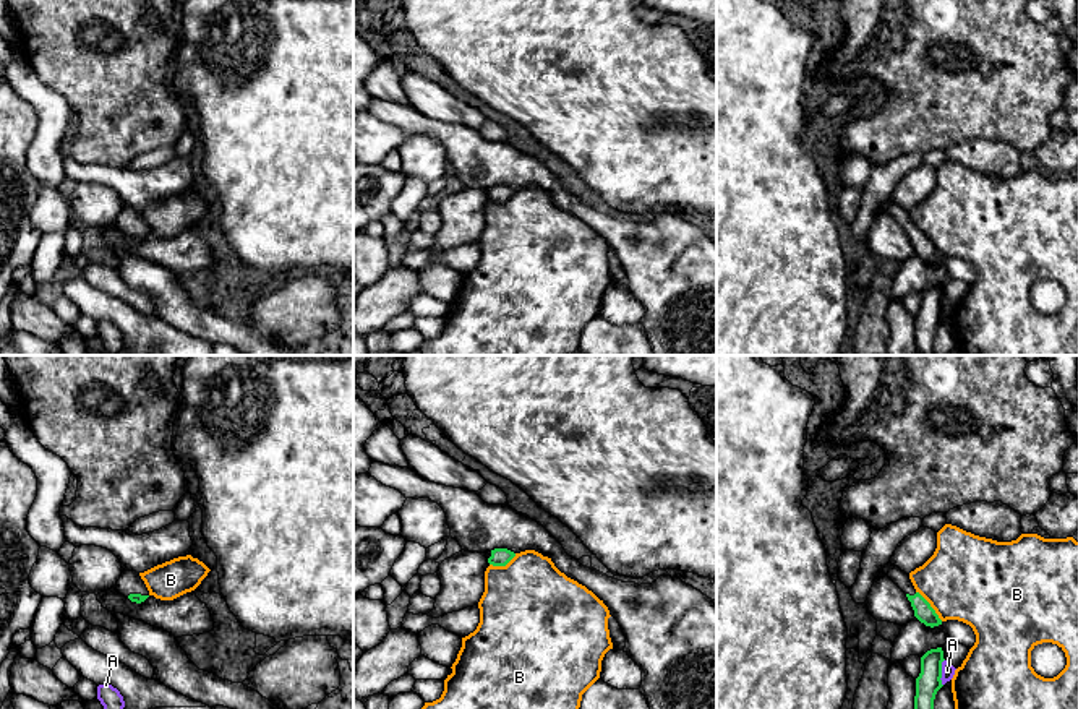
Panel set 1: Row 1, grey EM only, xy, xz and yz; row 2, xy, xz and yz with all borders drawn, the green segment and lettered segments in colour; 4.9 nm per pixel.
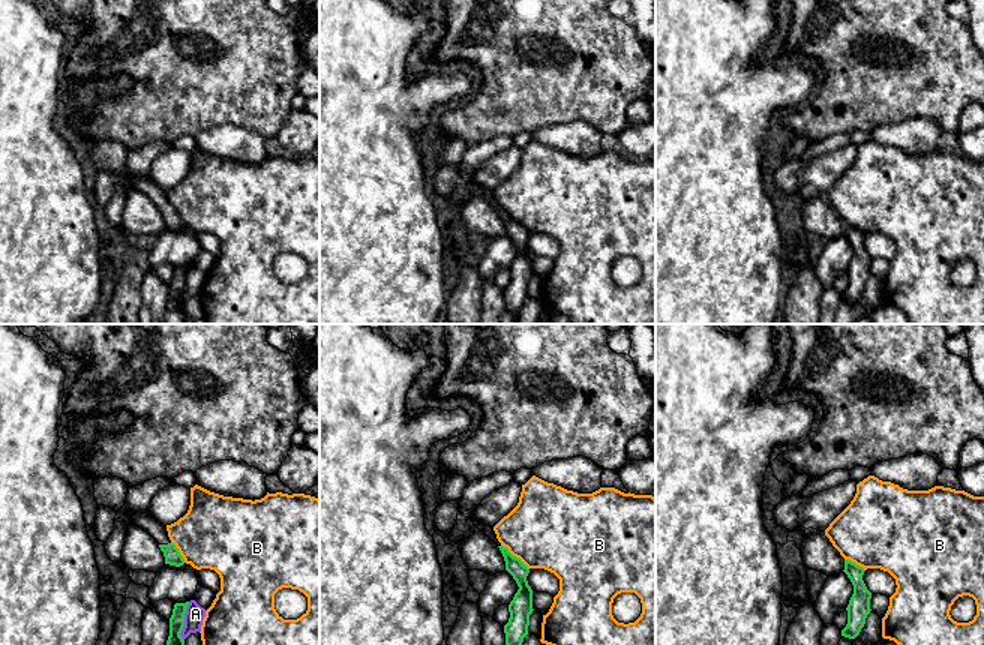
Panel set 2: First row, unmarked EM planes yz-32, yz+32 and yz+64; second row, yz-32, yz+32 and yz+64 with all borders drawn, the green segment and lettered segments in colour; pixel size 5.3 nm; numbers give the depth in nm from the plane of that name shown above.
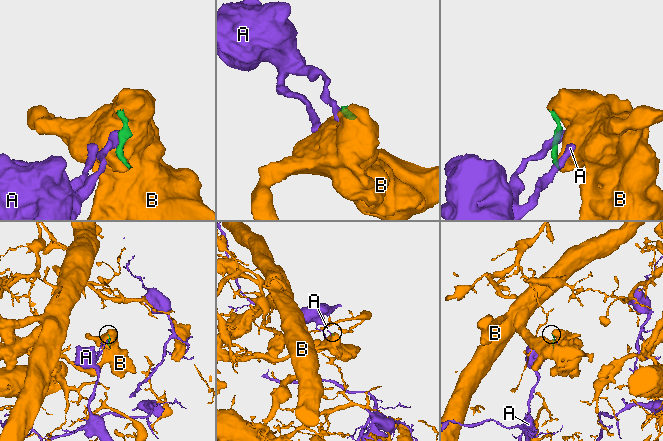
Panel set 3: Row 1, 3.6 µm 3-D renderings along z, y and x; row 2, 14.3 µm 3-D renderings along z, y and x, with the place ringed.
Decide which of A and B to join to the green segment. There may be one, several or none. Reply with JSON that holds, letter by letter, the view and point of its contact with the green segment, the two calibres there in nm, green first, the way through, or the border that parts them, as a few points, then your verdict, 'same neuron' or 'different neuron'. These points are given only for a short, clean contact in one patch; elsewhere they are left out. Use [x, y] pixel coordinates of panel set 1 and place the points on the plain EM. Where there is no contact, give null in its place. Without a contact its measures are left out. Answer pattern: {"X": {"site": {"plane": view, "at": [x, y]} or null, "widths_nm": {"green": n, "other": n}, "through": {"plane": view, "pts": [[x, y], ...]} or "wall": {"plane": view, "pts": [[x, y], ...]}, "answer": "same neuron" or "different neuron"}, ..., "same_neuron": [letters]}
{"A": {"site": {"plane": "yz", "at": [941, 309]}, "widths_nm": {"green": 120, "other": 60}, "wall": {"plane": "yz", "pts": [[944, 296], [942, 322]]}, "answer": "different neuron"}, "B": {"site": {"plane": "yz", "at": [929, 242]}, "widths_nm": {"green": 90, "other": 420}, "wall": {"plane": "yz", "pts": [[916, 227], [942, 257]]}, "answer": "different neuron"}, "same_neuron": []}

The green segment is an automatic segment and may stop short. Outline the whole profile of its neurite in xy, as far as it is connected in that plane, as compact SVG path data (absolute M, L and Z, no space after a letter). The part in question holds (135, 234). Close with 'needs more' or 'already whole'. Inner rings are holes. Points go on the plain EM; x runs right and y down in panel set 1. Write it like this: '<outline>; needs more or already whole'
M123 208L115 221L118 230L128 234L131 238L141 240L149 234L149 227L136 208Z; needs more

